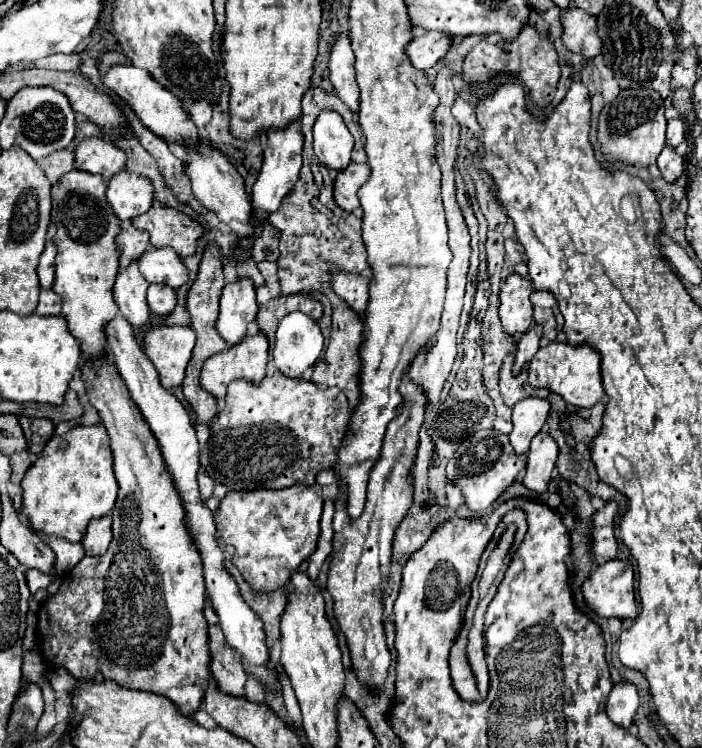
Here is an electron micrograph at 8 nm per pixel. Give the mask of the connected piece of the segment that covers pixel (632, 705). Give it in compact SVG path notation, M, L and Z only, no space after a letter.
M620 682L612 688L606 704L608 718L622 728L628 728L632 724L632 718L638 708L638 690L632 682Z

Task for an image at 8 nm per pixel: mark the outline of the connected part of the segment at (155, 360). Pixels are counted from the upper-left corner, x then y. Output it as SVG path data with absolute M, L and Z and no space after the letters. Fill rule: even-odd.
M158 326L144 334L144 354L154 364L164 388L172 390L182 384L194 342L196 334L190 326Z

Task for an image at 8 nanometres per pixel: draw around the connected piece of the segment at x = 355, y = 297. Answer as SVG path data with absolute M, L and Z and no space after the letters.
M330 272L330 284L336 296L344 300L358 316L364 318L368 308L368 286L370 278L362 274L348 274L348 272Z

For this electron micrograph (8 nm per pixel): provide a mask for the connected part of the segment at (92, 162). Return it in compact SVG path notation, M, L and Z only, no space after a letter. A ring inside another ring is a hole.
M92 136L84 138L74 146L74 168L90 174L100 174L104 180L110 180L116 172L124 168L126 154L110 140Z

